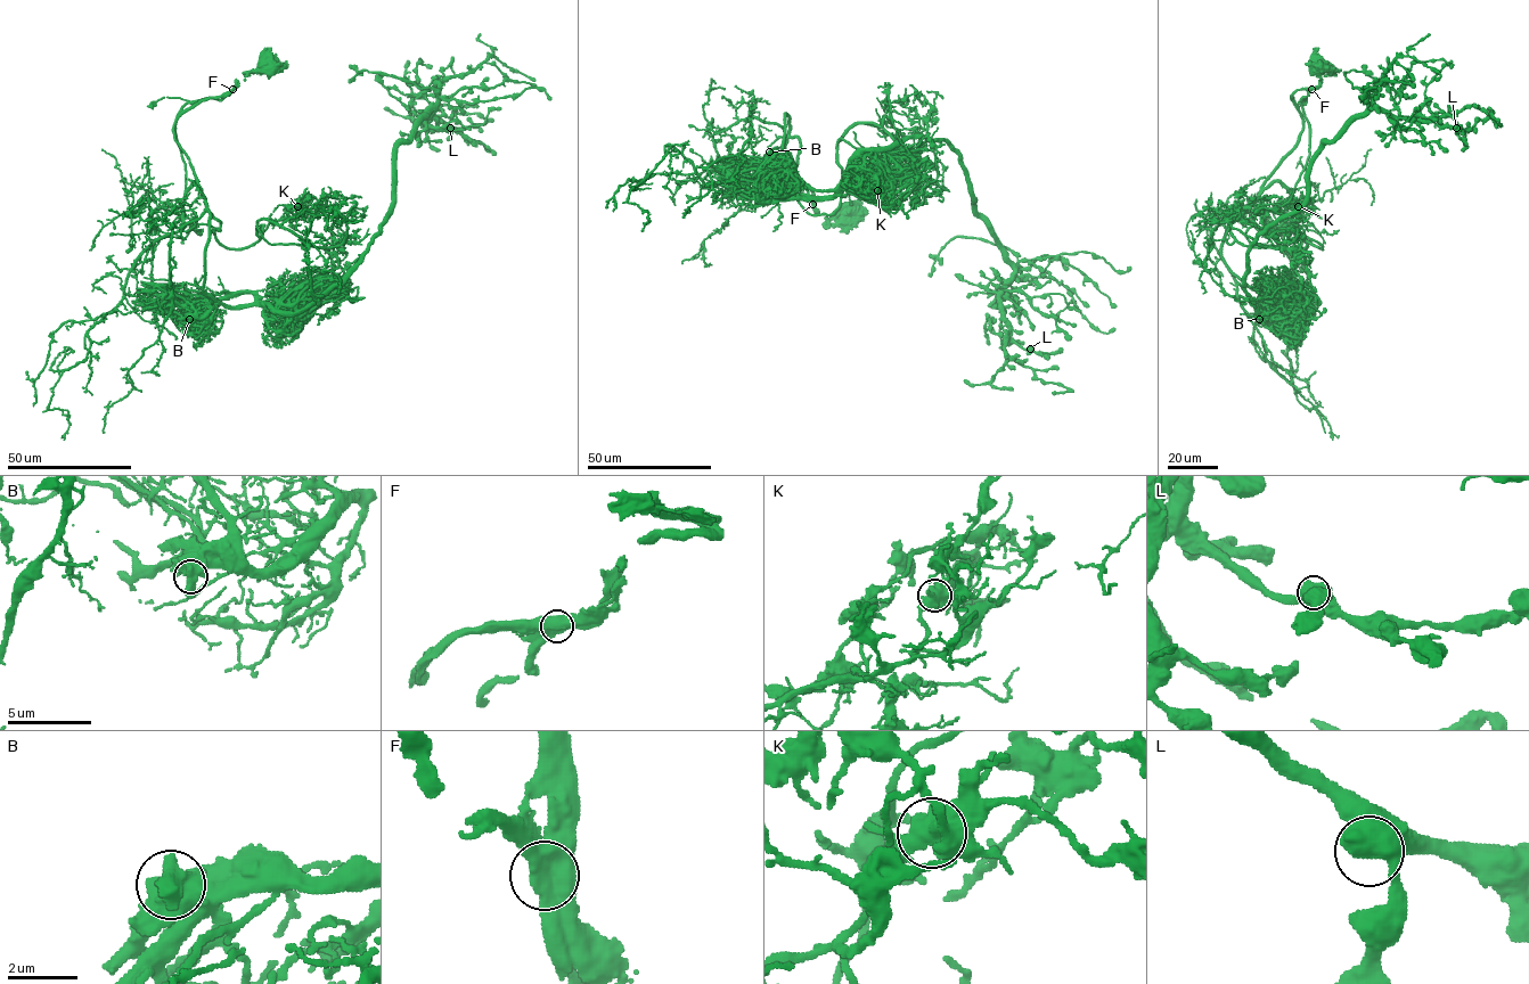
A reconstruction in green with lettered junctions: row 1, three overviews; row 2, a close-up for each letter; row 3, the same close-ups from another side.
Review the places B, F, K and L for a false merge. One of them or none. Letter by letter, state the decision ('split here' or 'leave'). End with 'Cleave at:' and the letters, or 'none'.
B: leave
F: split here
K: leave
L: leave
Cleave at: F

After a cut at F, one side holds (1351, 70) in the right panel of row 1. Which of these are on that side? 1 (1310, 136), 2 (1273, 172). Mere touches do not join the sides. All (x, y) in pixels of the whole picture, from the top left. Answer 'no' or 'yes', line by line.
1: no
2: yes

